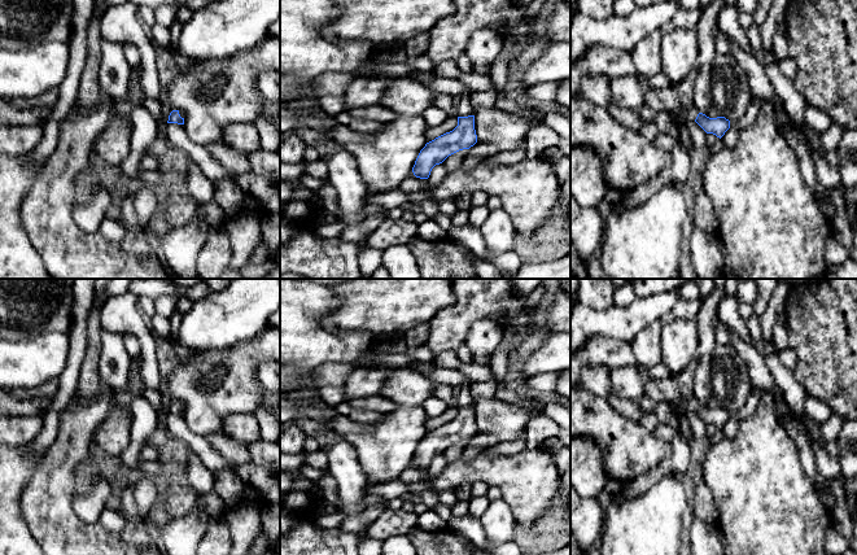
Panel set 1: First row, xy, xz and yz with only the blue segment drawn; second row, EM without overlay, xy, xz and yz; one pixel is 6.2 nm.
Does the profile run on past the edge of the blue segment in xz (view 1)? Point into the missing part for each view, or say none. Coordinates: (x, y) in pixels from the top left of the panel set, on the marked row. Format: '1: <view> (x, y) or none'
1: none

